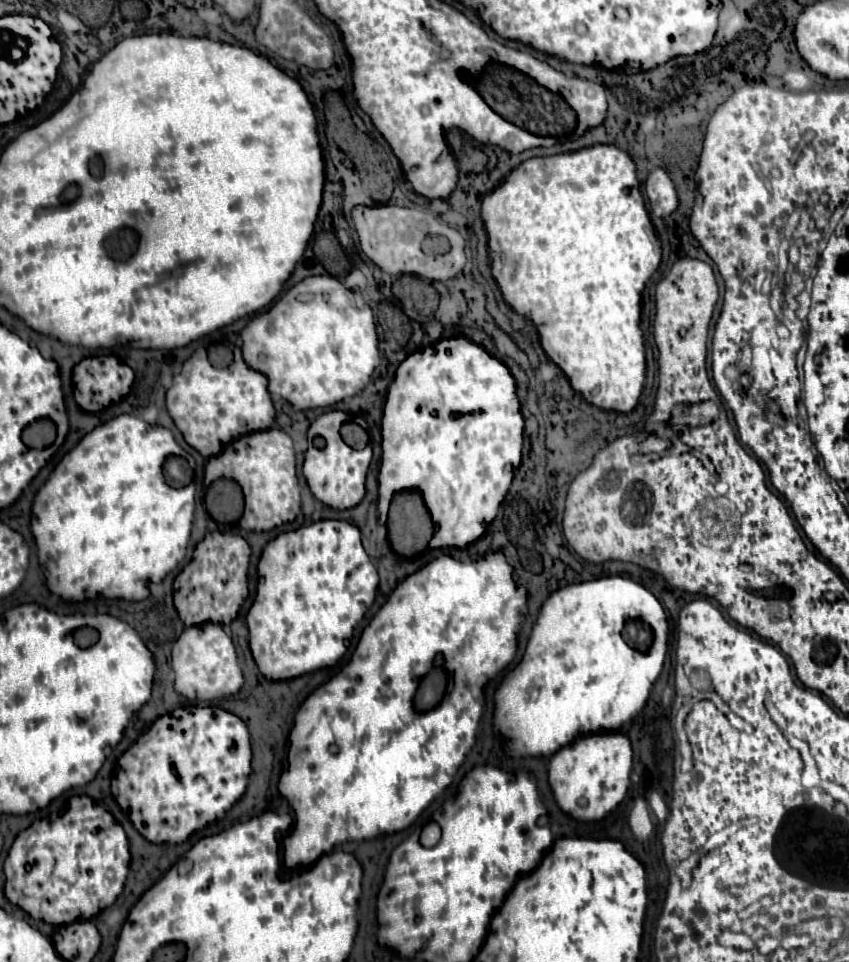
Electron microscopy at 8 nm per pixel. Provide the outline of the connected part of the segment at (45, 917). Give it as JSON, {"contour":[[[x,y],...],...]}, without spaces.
{"contour":[[[80,795],[70,799],[70,809],[62,815],[56,819],[46,817],[34,821],[14,839],[12,849],[4,859],[4,893],[10,903],[24,909],[32,919],[44,921],[48,925],[66,925],[72,921],[88,921],[104,907],[110,907],[122,893],[128,871],[130,851],[124,829],[104,807],[96,805],[88,795]]]}

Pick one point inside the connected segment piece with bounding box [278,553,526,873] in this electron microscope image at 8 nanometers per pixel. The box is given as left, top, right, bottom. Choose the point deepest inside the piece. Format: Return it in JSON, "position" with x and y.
{"position":[363,763]}

